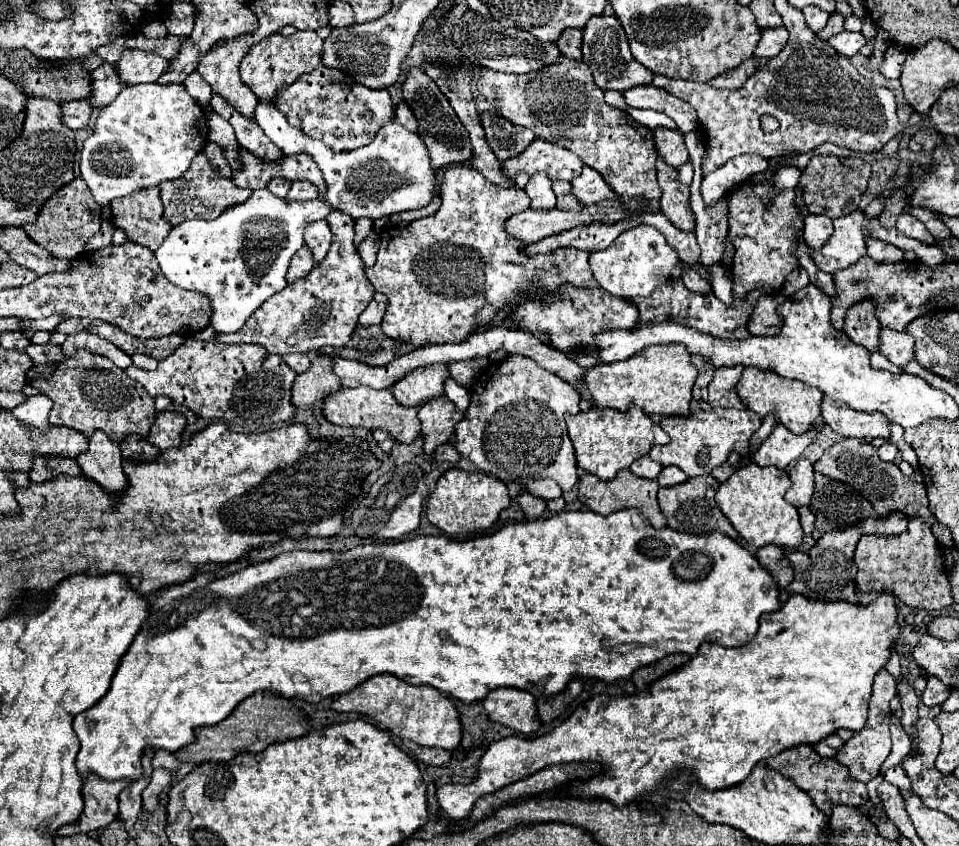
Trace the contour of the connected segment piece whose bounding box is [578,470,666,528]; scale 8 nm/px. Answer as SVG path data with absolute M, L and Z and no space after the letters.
M622 470L616 474L614 480L600 480L594 474L582 472L580 480L578 480L578 500L582 504L586 504L590 510L594 510L596 514L608 516L610 512L618 512L622 508L638 508L644 518L654 526L654 528L662 528L666 526L666 518L660 512L660 506L656 502L656 494L658 494L660 486L656 480L646 480L646 478L638 478L634 476L630 470Z

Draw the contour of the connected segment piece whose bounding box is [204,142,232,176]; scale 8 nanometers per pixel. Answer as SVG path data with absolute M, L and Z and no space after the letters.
M208 142L206 148L204 148L204 154L208 156L210 164L214 164L214 168L218 168L218 172L222 172L222 176L232 176L230 168L228 168L228 162L224 158L224 152L222 152L222 148L218 144Z

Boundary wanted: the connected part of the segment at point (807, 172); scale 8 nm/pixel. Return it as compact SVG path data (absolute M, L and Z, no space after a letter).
M818 154L812 156L808 166L802 170L798 188L804 190L804 206L810 214L824 214L828 218L840 218L858 208L862 192L868 188L870 164L856 156L834 156L834 154Z

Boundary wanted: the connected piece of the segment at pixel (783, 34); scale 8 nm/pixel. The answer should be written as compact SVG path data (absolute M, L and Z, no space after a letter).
M780 26L780 28L762 28L760 30L762 38L754 50L754 56L756 58L774 58L778 56L778 52L786 46L786 40L788 40L788 32Z

